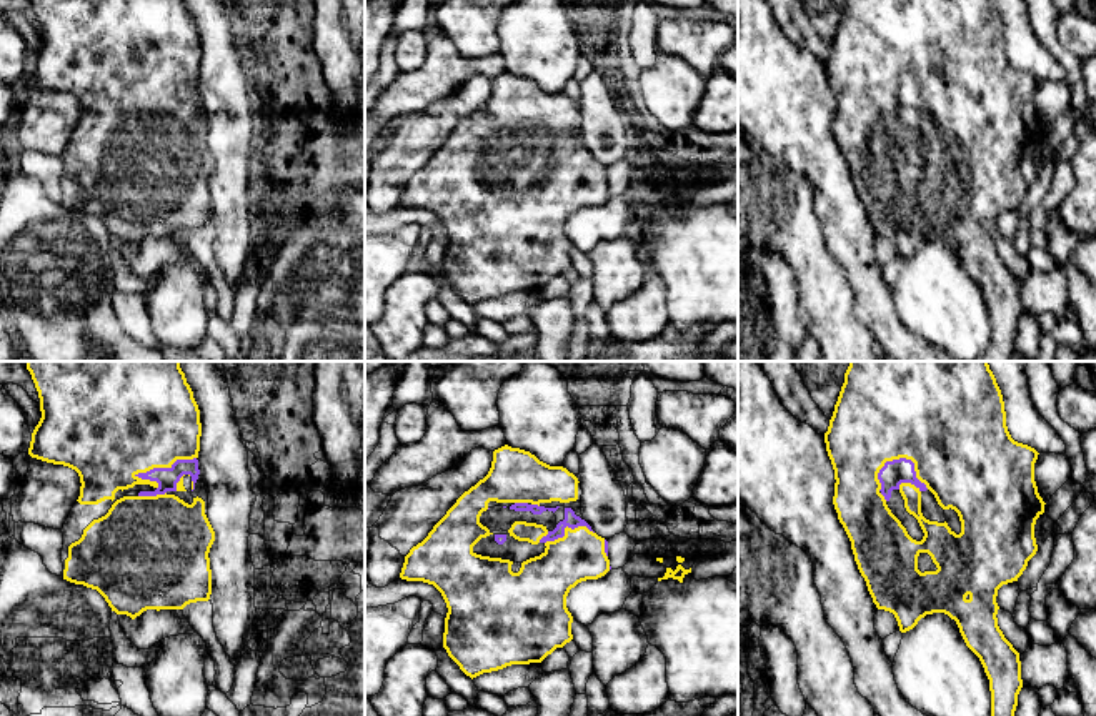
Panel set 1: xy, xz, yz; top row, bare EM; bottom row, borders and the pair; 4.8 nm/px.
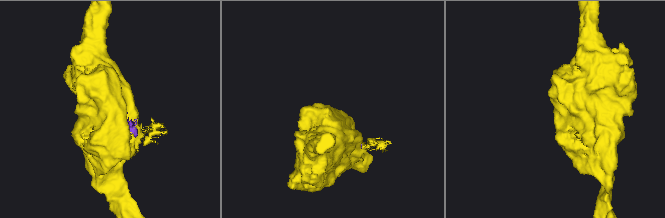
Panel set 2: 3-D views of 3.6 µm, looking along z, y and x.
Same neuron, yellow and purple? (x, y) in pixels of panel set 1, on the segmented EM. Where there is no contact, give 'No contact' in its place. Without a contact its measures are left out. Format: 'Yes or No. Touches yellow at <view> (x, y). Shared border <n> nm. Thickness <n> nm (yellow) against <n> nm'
Yes. Touches yellow at xy (164, 467). Shared border 320 nm. Thickness 480 nm (yellow) against 110 nm

